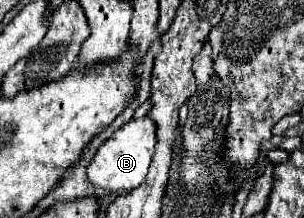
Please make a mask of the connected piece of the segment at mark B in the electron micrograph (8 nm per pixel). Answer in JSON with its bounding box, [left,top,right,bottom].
[87,116,155,194]

